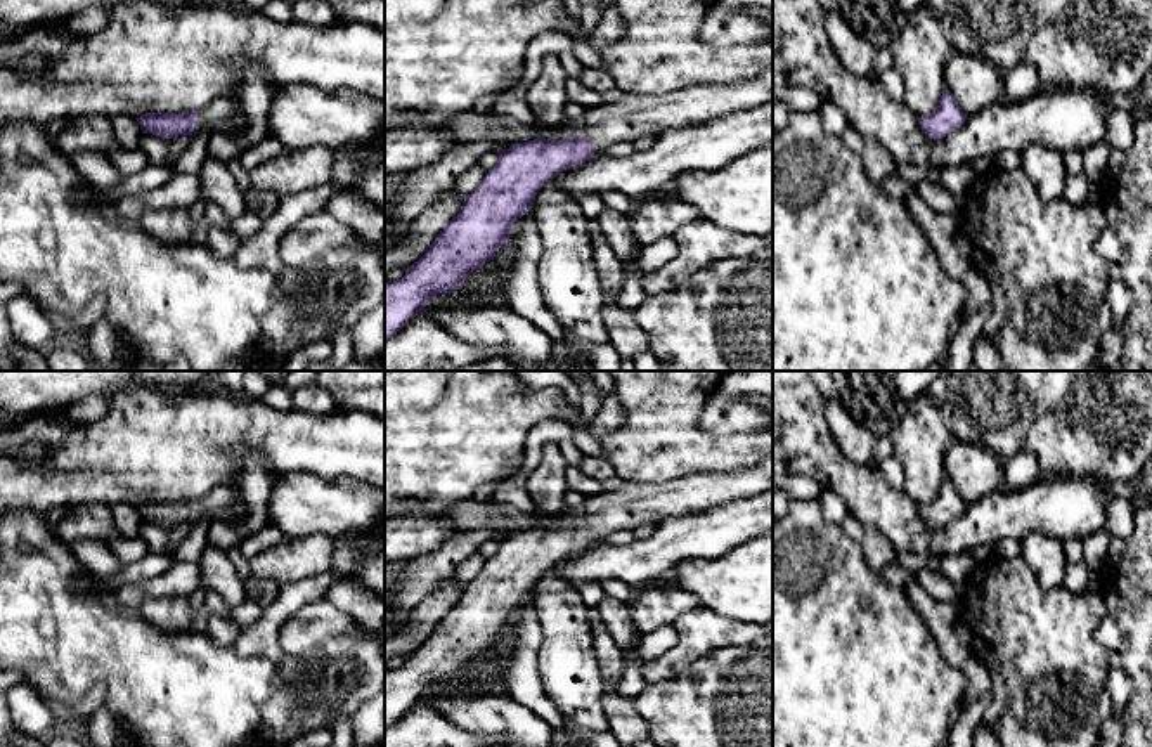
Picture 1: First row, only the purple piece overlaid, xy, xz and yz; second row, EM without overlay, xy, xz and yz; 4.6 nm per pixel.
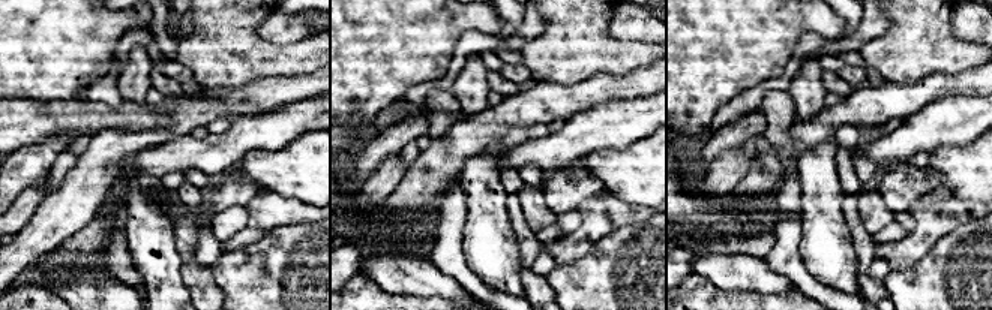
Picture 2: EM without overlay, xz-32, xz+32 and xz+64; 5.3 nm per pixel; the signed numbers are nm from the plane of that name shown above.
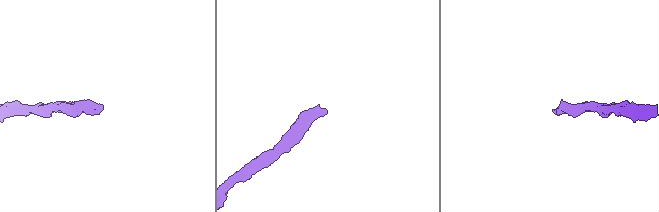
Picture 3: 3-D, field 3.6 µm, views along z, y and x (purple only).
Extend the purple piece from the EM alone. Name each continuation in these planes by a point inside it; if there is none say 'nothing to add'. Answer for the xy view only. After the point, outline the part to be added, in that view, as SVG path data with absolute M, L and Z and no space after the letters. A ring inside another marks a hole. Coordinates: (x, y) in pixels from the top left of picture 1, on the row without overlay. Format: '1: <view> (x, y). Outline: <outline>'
1: xy (219, 503). Outline: M217 485L199 501L199 513L194 516L192 523L201 516L208 515L213 522L234 523L239 518L244 518L248 506L244 503L241 487L234 485Z

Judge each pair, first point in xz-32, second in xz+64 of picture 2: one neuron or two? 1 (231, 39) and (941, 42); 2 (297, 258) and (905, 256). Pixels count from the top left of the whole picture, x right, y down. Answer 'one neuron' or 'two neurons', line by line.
1: one neuron
2: two neurons

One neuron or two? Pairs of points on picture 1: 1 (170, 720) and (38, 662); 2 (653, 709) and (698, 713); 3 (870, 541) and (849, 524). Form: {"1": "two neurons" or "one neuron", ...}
{"1": "one neuron", "2": "one neuron", "3": "one neuron"}

